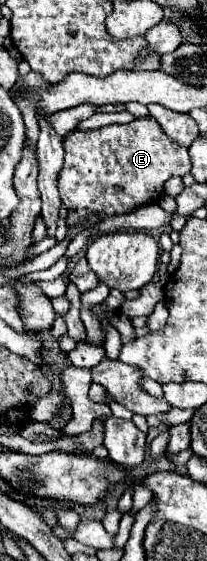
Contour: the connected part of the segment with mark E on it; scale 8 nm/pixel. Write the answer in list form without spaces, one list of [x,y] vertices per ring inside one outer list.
[[[151,116],[123,126],[103,126],[93,132],[73,130],[65,136],[63,146],[65,164],[59,172],[59,192],[63,204],[69,208],[69,228],[87,220],[91,214],[107,218],[157,202],[163,196],[163,184],[171,176],[185,176],[191,170],[187,148],[169,140]]]

